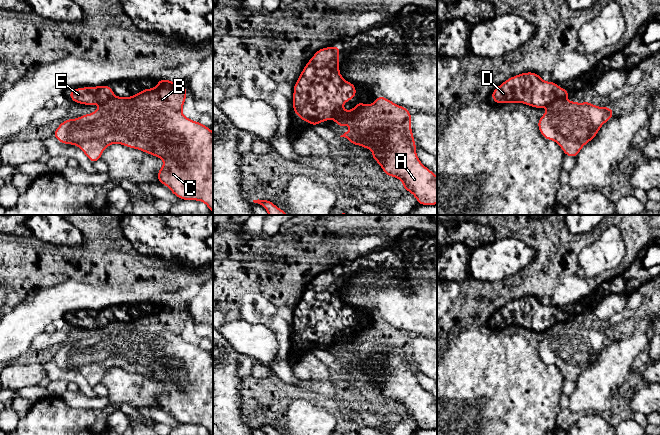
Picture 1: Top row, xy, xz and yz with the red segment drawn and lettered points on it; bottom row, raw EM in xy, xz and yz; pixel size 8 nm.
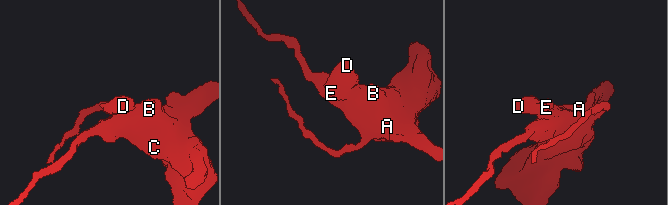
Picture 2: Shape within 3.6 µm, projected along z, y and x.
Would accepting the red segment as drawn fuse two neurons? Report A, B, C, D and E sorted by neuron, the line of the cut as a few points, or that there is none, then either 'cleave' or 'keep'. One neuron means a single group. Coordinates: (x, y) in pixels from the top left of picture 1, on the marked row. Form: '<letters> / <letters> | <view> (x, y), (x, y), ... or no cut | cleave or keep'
A B C / D E | yz (564, 97), (558, 97), (547, 105) | cleave

